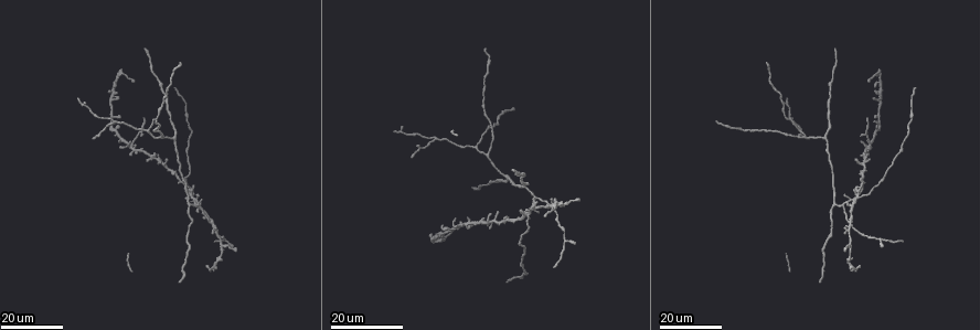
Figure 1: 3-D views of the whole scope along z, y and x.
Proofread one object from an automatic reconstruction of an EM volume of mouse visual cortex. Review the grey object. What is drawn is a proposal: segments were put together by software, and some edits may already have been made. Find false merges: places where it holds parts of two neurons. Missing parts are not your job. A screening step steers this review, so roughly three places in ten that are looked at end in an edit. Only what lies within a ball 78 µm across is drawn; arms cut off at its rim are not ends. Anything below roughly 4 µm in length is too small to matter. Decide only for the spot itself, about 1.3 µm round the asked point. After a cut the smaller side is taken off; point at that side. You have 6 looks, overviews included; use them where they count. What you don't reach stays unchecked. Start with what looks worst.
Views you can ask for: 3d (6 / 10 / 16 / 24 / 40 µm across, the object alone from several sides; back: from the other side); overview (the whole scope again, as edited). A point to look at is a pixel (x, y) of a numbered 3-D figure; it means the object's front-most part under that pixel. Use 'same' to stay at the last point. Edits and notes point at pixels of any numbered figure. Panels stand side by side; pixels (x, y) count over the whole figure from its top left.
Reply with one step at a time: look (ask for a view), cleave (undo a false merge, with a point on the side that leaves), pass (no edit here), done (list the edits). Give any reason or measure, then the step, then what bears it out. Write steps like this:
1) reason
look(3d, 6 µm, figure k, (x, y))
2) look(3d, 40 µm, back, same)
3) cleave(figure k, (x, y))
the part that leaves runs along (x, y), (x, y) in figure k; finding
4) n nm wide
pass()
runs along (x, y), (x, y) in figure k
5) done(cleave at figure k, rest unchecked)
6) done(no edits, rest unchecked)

looks like a crossing
look(3d, 24 µm, figure 1, (869, 144))

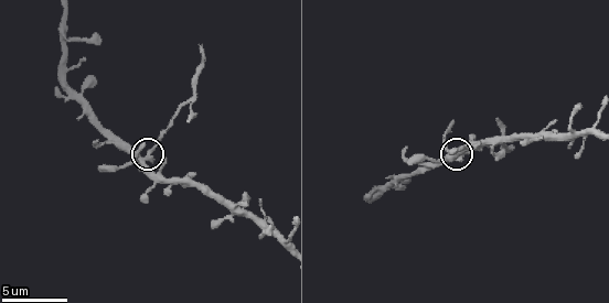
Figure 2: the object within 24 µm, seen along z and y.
look(3d, 10 µm, figure 2, (141, 161))

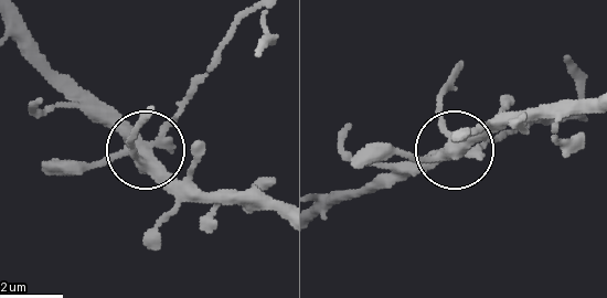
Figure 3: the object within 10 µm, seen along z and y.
5 arms
cleave(figure 3, (180, 103))
the part that leaves runs along (158, 141), (198, 73), (245, 17) in figure 3; a second neuron is stuck on

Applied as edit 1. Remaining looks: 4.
see it whole again
look(overview)

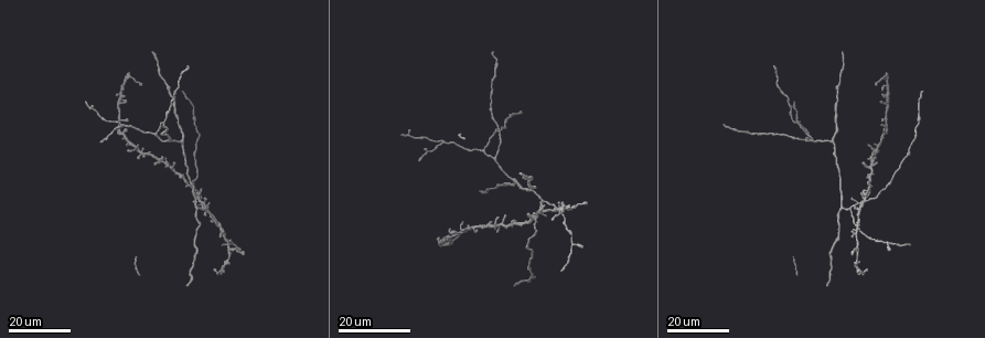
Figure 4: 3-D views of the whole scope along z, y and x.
four-way junction
look(3d, 24 µm, figure 4, (860, 229))

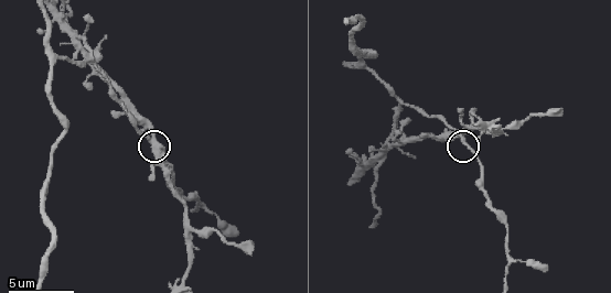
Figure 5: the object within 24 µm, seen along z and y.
look(3d, 10 µm, figure 5, (461, 138))

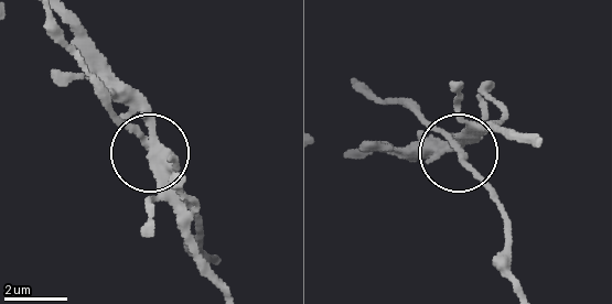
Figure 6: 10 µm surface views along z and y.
4 arms
pass()
runs along (46, 17), (189, 212) in figure 6; continuous, no second neuron

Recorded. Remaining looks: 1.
arms part here
look(3d, 16 µm, figure 5, (191, 230))

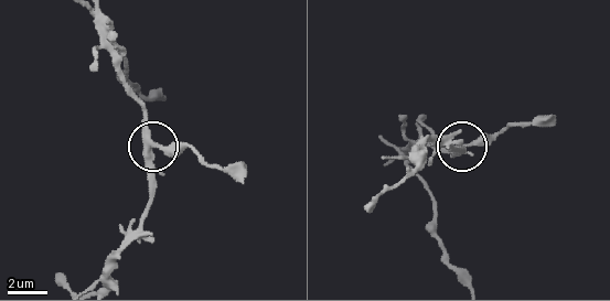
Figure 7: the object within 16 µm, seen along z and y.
3 arms
pass()
runs along (95, 12), (115, 72), (143, 111), (147, 141), (193, 146) in figure 7; one neuron here

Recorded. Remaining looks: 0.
done(cleave at figure 3, rest unchecked)

